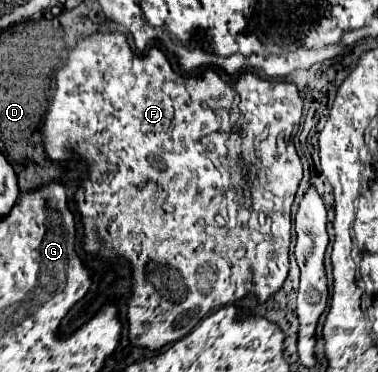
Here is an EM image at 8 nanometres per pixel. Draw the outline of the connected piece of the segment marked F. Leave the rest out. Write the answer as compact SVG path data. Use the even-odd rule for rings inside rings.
M99 33L87 37L85 41L77 43L77 49L69 53L69 61L61 73L57 73L57 93L53 97L53 105L45 117L45 149L53 161L67 161L71 151L89 163L89 179L81 185L75 193L77 209L83 215L85 223L85 251L93 255L101 255L105 261L111 259L127 259L131 261L133 269L133 295L127 303L127 317L129 317L129 339L133 345L141 345L147 349L161 349L167 343L179 341L185 337L195 325L199 325L213 309L221 309L245 297L247 293L255 293L259 303L265 303L275 291L281 289L287 271L289 271L289 248L292 241L291 208L295 201L295 193L299 181L303 177L303 165L293 145L293 135L299 131L299 119L303 111L303 101L299 91L293 83L285 81L261 81L257 83L257 93L245 95L245 107L237 105L235 99L229 99L225 91L225 81L215 71L203 71L201 75L185 75L175 73L165 53L157 47L149 49L145 55L135 55L123 33ZM235 111L241 113L241 121L235 119ZM165 205L171 205L173 211L165 211Z

